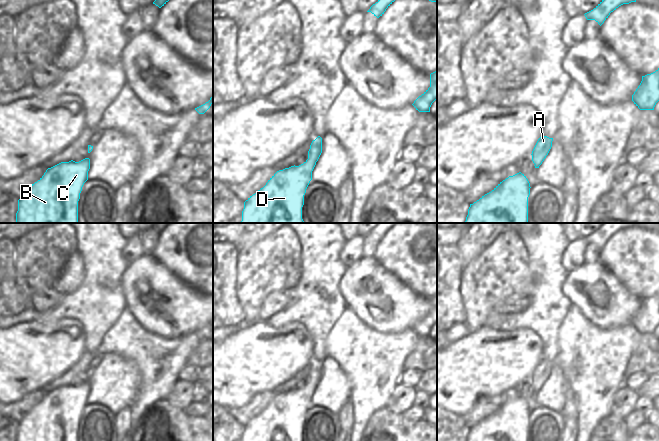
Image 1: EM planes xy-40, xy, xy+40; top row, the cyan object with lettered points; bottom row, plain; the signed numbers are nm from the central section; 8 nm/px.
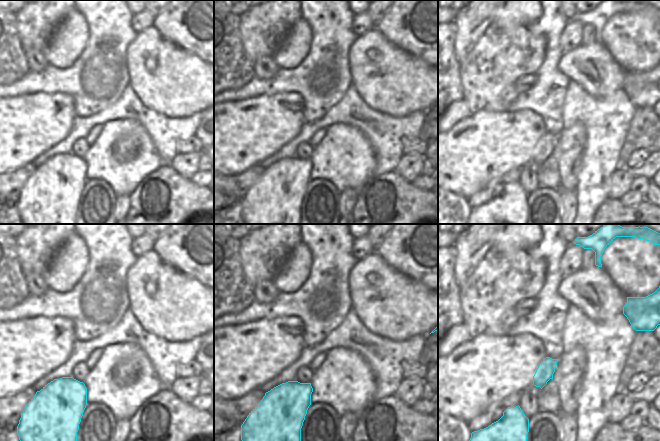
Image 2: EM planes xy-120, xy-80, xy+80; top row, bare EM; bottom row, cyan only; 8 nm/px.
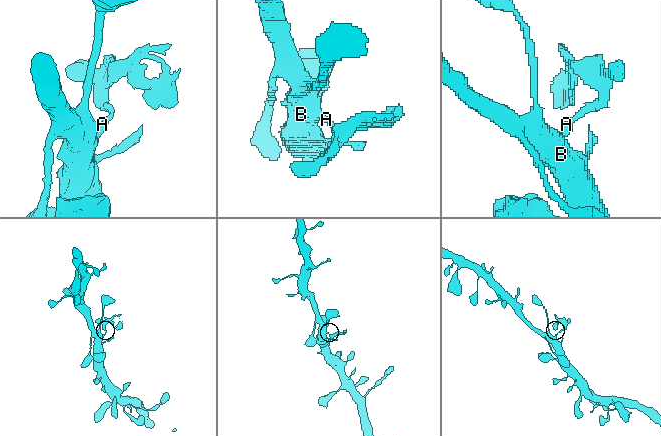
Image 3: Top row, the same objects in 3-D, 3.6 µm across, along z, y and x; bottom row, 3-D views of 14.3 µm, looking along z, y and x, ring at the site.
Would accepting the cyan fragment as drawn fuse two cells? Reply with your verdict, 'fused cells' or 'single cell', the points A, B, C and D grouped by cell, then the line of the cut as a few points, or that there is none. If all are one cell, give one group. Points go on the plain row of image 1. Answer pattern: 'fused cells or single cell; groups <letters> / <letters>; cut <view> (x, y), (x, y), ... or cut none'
fused cells; groups A / B C D; cut xy (308, 381), (315, 386)

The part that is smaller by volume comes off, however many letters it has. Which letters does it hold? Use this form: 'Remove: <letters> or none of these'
Remove: A.

